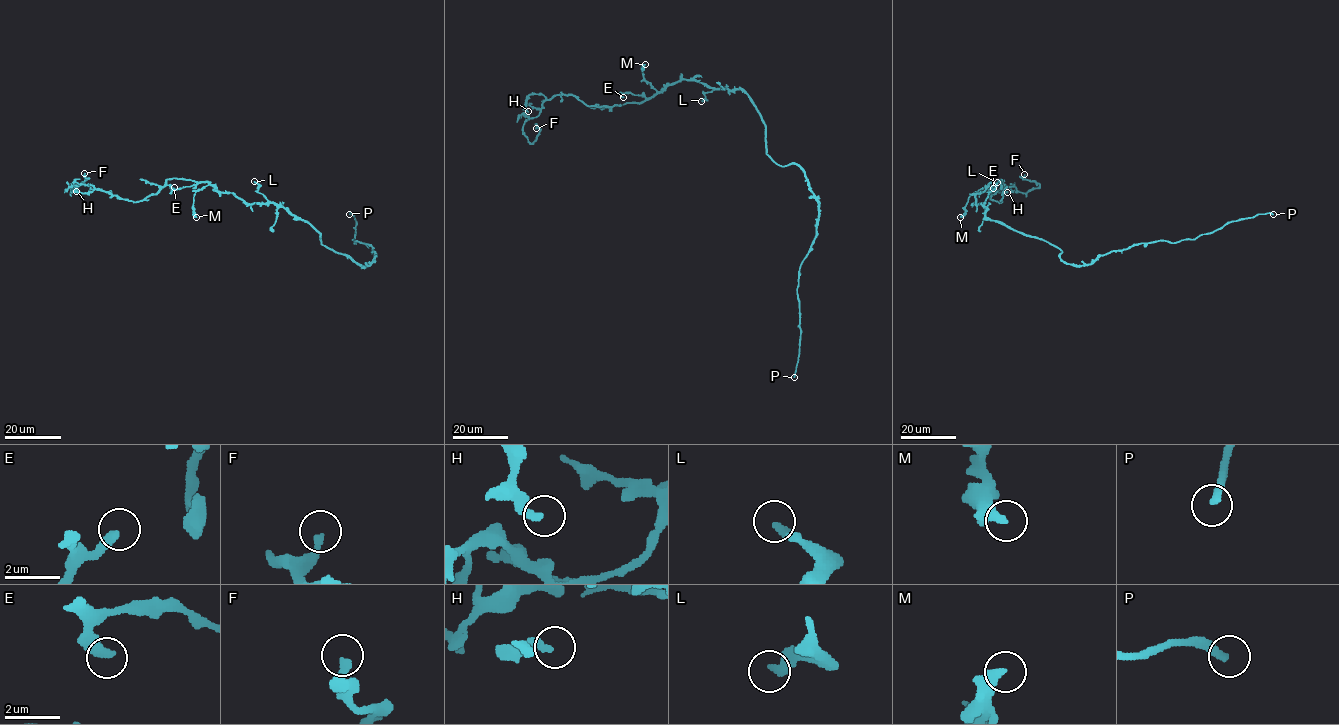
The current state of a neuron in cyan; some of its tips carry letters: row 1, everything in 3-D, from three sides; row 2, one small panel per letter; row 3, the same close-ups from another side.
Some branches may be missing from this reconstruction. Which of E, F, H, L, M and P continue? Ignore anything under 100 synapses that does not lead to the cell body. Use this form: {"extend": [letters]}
{"extend": ["P"]}

